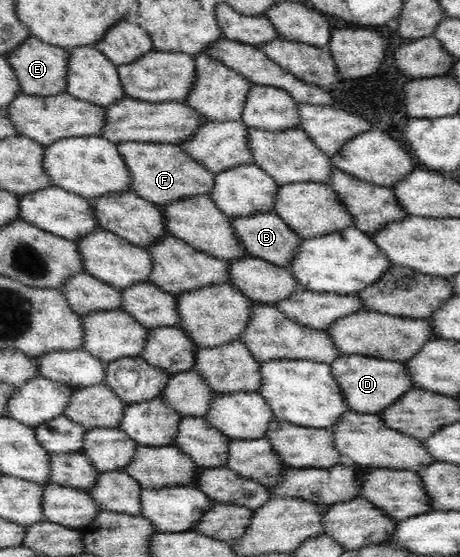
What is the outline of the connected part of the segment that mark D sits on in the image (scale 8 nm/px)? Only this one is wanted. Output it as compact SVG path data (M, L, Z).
M363 354L342 355L329 364L332 376L340 385L346 404L352 411L366 414L378 414L393 402L396 402L413 386L405 363L391 361Z

